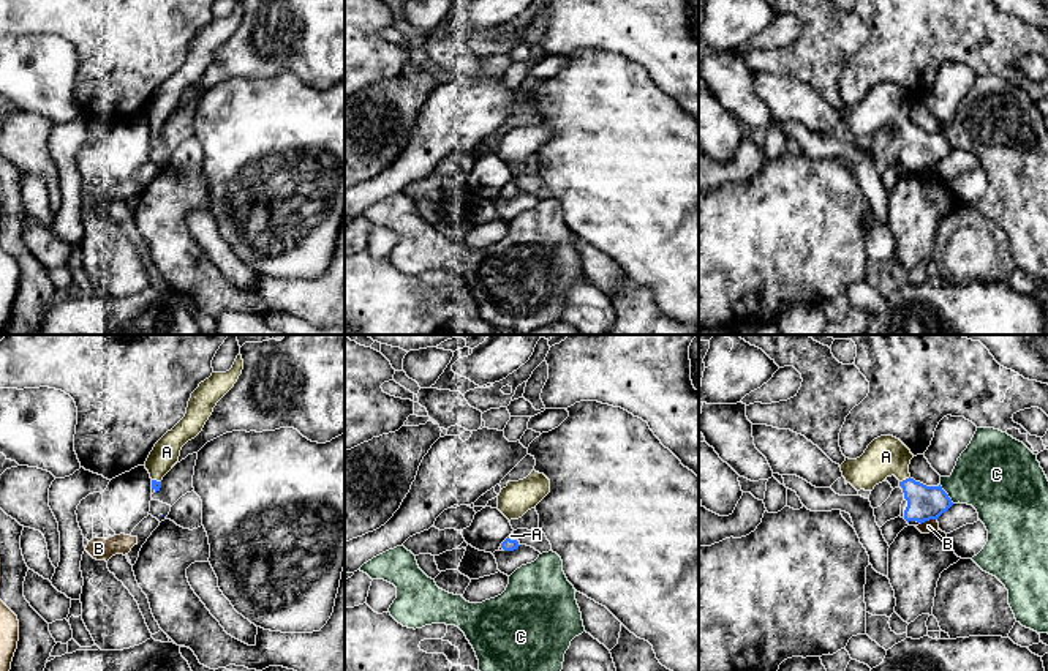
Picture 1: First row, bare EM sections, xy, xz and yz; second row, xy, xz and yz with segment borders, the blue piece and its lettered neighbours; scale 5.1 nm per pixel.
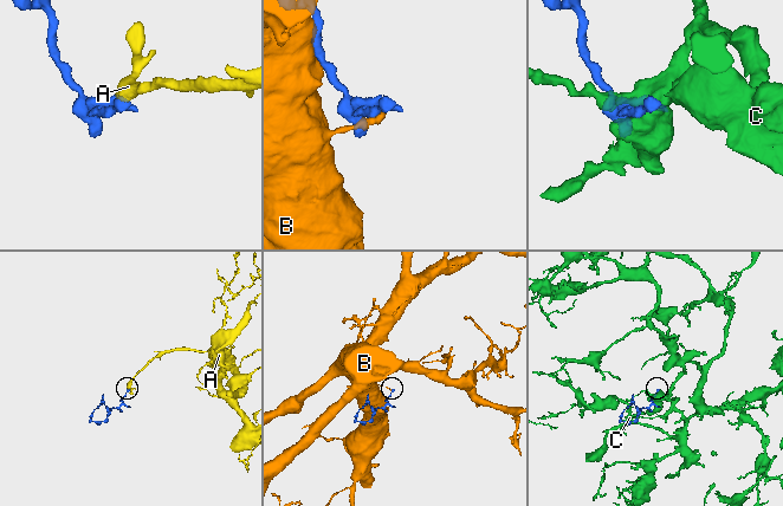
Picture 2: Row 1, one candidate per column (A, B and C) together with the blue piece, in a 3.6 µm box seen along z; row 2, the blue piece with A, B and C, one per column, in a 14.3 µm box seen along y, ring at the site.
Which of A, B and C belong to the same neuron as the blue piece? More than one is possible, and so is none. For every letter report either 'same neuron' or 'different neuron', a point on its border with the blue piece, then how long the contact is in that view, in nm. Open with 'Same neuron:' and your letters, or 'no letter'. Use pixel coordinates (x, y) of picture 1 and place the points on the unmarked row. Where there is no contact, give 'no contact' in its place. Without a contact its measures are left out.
Same neuron: A
A: same neuron | yz (906, 125) | 70 nm
B: different neuron | yz (928, 166) | 90 nm
C: different neuron | yz (946, 139) | 130 nm

